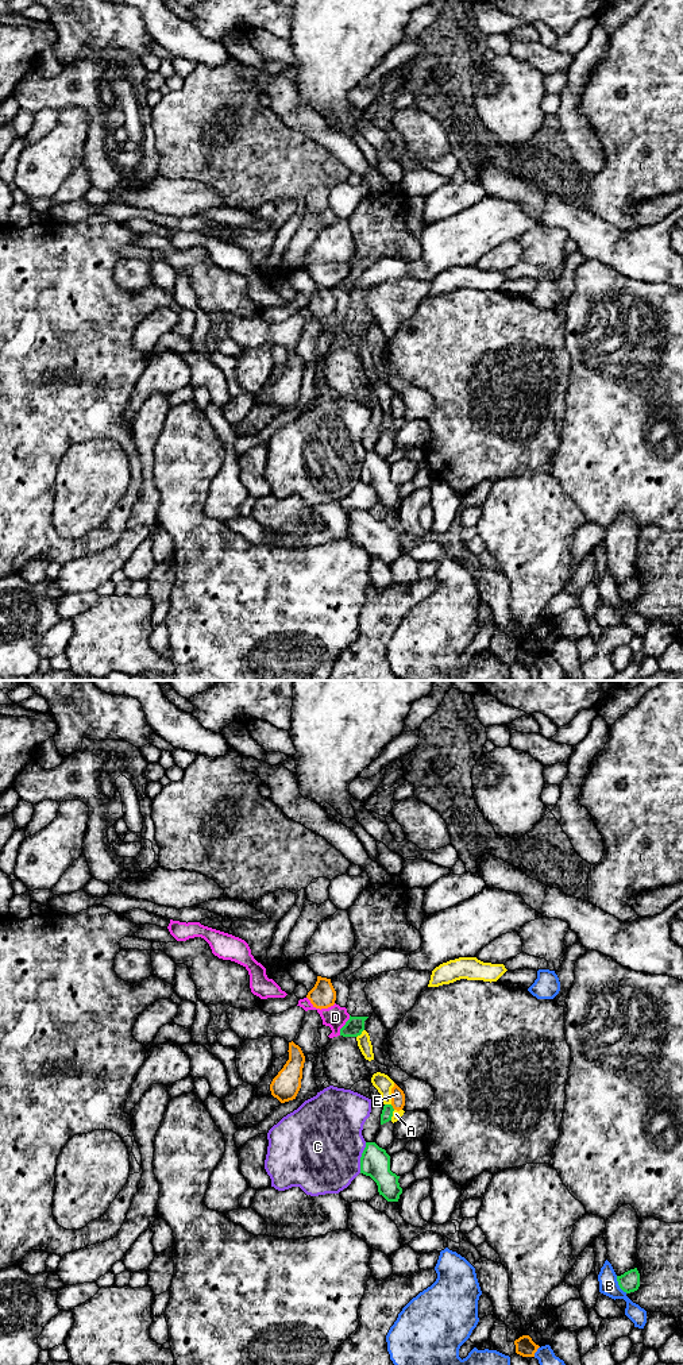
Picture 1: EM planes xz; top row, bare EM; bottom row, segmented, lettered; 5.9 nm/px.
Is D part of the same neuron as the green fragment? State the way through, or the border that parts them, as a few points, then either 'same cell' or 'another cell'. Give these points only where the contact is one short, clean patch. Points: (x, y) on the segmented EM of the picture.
border xz (350, 1015), (339, 1034); another cell

